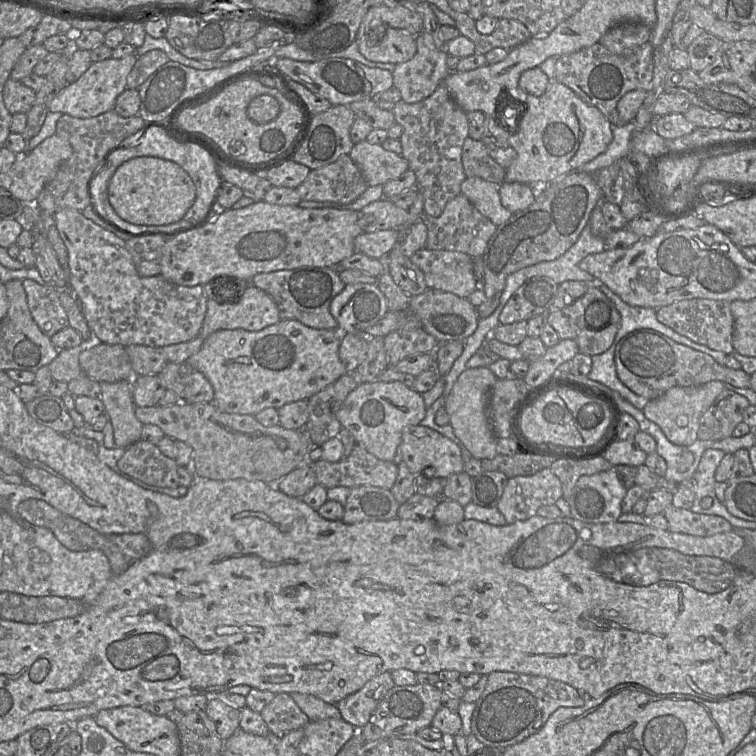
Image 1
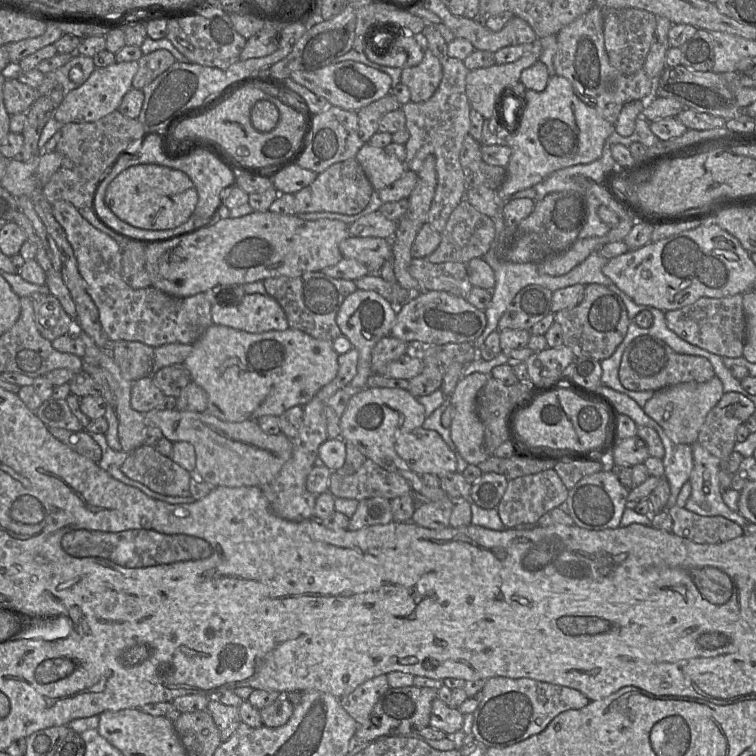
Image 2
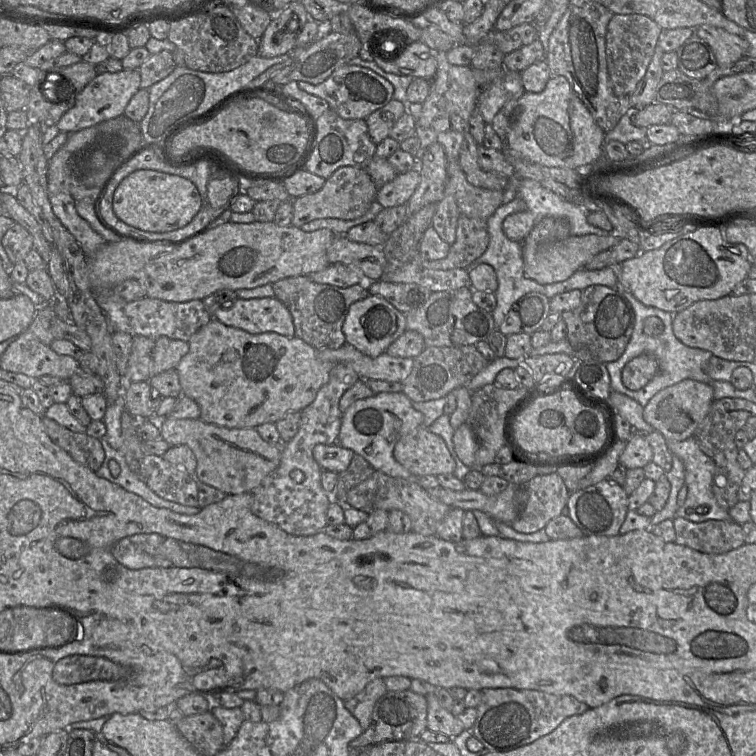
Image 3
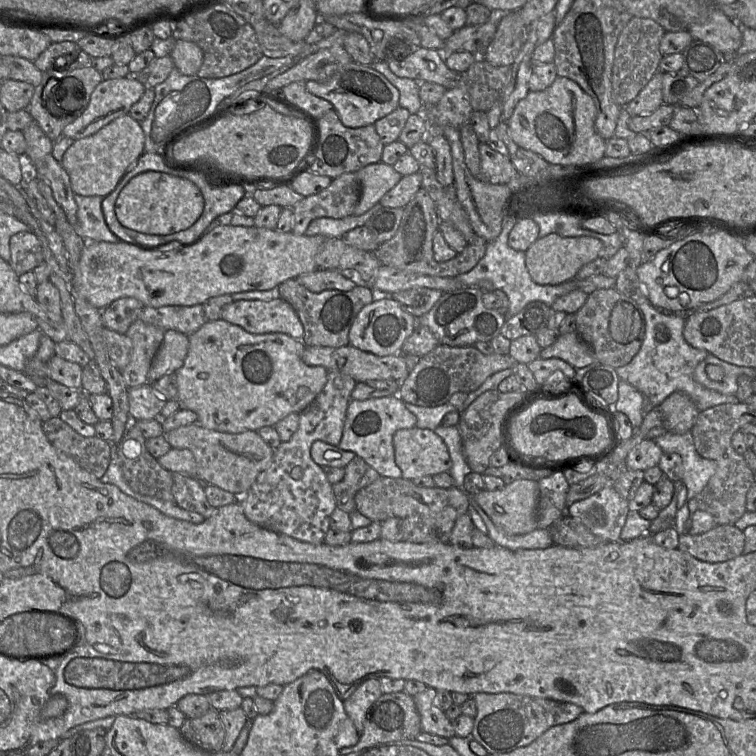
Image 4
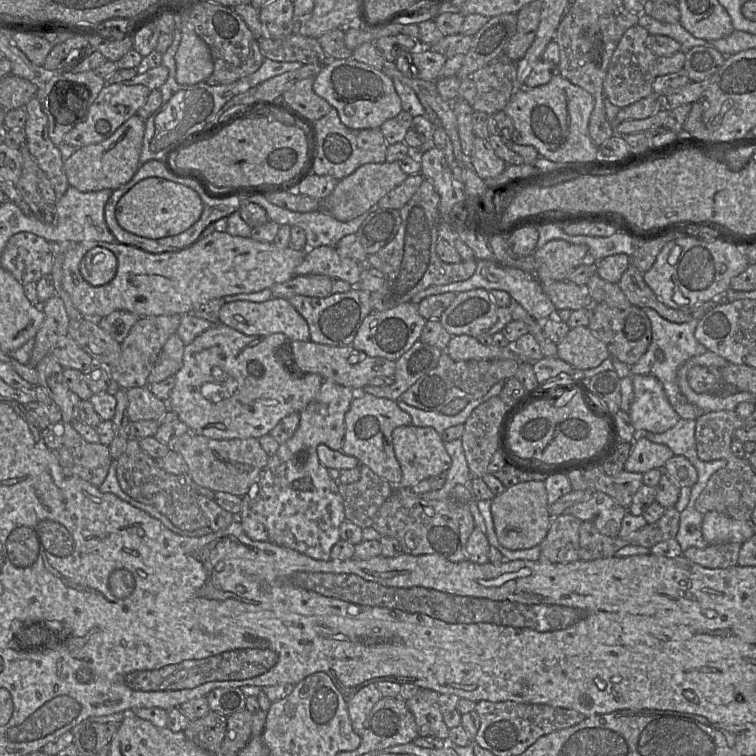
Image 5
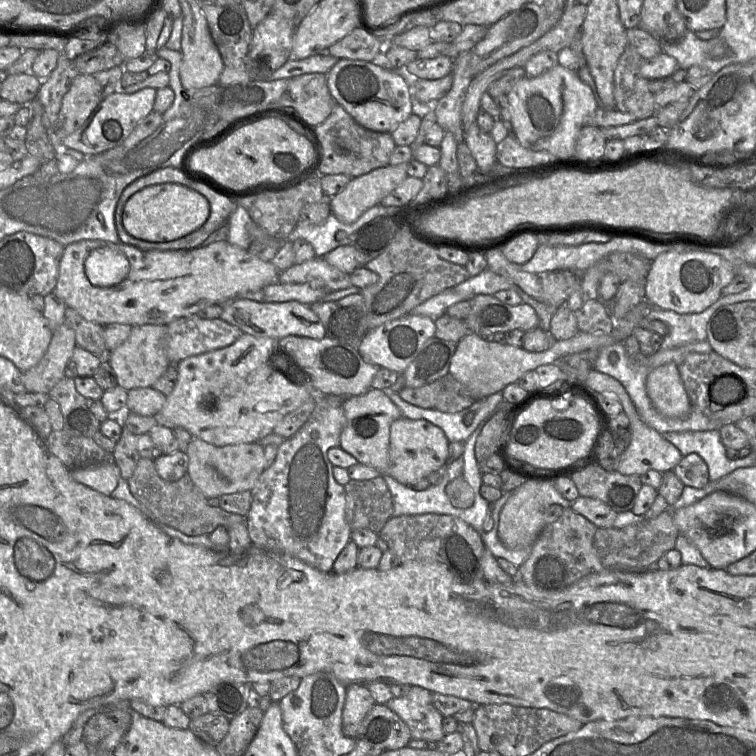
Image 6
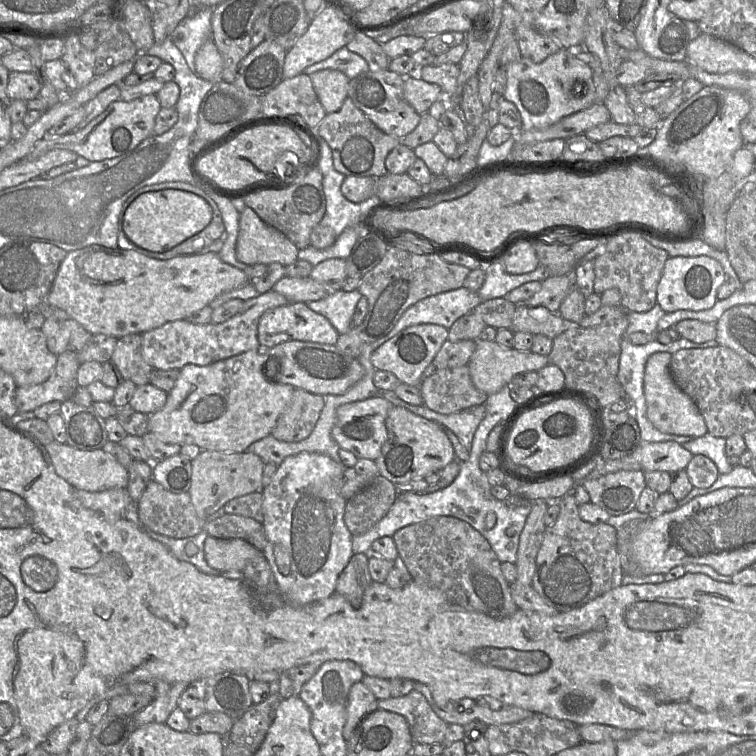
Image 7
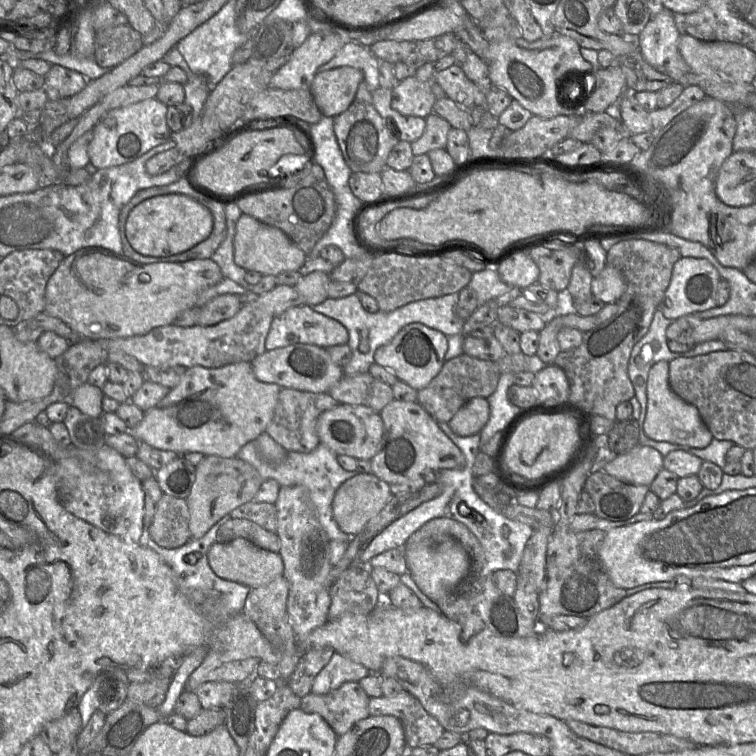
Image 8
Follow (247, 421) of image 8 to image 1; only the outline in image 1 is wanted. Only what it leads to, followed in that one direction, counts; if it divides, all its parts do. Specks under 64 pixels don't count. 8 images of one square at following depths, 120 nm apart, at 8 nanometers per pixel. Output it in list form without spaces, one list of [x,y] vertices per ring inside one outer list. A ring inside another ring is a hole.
[[[283,319],[260,331],[218,330],[188,362],[209,380],[214,389],[213,403],[221,411],[255,416],[266,408],[309,400],[346,374],[339,357],[341,341],[339,330],[314,329]]]

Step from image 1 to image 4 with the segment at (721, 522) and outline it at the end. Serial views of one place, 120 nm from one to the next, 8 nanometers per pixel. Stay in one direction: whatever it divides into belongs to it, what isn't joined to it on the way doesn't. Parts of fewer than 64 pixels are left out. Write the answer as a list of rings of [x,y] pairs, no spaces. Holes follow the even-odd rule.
[[[725,524],[702,534],[679,535],[678,548],[699,560],[717,563],[743,554],[744,544],[744,532],[734,524]]]

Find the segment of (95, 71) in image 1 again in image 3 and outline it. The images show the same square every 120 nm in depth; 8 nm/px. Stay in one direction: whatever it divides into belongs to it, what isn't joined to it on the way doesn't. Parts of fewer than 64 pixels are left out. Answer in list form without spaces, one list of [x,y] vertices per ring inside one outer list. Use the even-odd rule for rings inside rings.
[[[139,69],[98,74],[77,95],[74,106],[61,116],[57,123],[58,129],[61,132],[73,133],[123,115],[128,102],[140,89],[140,82]]]

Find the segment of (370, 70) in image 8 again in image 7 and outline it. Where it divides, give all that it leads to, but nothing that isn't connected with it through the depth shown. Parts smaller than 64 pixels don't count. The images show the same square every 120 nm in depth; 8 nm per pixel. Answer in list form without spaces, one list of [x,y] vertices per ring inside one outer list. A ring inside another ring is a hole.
[[[345,46],[325,60],[308,66],[303,73],[310,76],[315,72],[325,69],[339,70],[349,79],[353,79],[359,74],[367,72],[369,65],[364,58],[349,51]]]

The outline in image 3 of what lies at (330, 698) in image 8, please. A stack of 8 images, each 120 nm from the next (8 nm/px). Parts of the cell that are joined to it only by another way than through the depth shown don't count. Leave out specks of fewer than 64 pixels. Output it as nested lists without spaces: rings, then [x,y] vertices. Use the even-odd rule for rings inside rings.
[[[378,677],[370,681],[354,697],[344,700],[345,707],[358,720],[363,731],[369,727],[375,703],[387,691],[384,678]]]

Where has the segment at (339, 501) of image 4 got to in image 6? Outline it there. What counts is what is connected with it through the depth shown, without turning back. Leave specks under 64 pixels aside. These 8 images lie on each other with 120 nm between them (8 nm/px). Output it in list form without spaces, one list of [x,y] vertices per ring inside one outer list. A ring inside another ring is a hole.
[[[384,476],[350,480],[344,488],[346,521],[351,529],[369,529],[379,534],[394,510],[393,497]]]

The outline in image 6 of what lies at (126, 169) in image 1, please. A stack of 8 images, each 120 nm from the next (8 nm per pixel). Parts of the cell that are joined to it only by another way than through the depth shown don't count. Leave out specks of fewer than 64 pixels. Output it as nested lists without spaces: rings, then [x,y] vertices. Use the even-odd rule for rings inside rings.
[[[163,183],[143,188],[126,201],[122,225],[134,238],[161,243],[182,238],[199,229],[209,215],[209,202],[203,195],[181,184]]]

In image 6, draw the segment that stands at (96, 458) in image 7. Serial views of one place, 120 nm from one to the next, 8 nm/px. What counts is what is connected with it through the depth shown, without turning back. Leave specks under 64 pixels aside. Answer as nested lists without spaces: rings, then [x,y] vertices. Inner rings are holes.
[[[114,461],[73,468],[70,474],[76,482],[106,496],[111,496],[121,478]]]

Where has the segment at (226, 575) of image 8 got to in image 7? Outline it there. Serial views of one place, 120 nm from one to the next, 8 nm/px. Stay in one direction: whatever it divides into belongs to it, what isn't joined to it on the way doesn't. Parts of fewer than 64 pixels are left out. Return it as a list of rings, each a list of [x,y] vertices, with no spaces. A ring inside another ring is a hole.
[[[208,536],[204,543],[208,565],[220,572],[241,572],[262,551],[243,539],[218,539]]]

